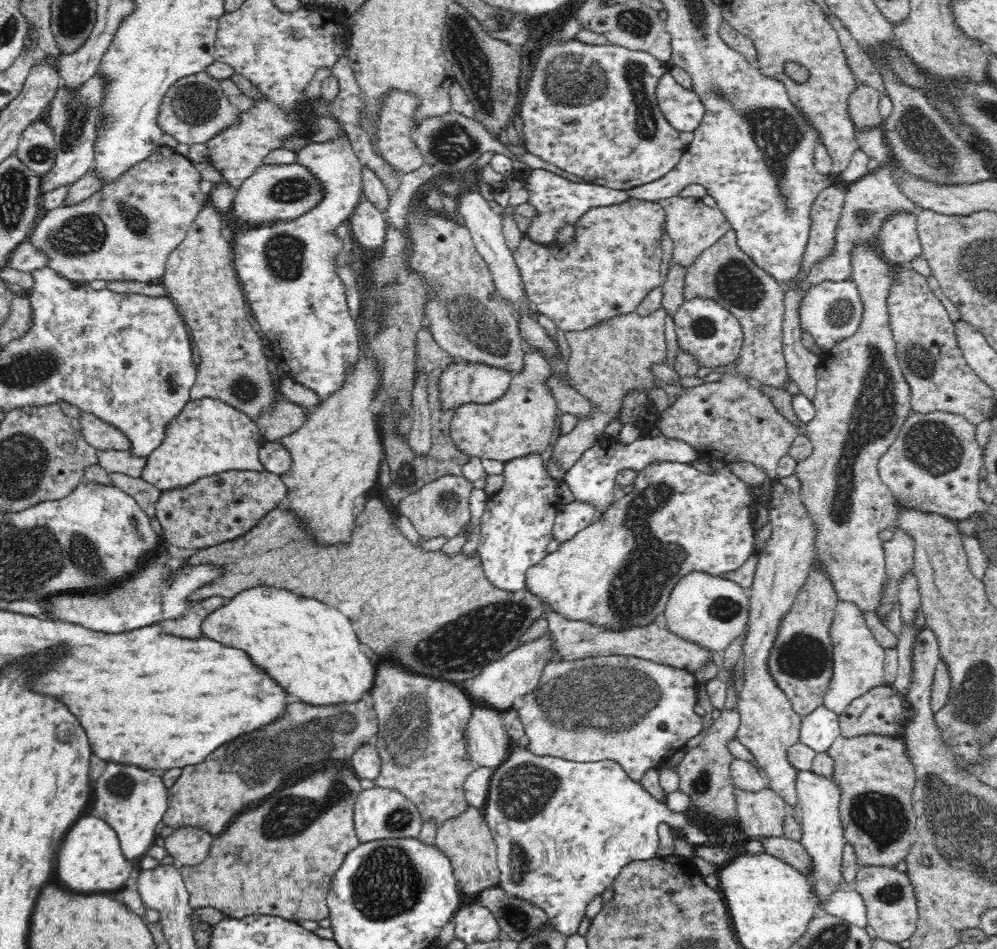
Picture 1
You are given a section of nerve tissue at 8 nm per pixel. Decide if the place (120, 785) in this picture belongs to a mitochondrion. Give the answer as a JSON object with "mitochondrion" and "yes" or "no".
{"mitochondrion":"yes"}

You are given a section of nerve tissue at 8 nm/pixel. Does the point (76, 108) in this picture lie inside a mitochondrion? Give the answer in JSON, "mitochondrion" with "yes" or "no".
{"mitochondrion":"yes"}

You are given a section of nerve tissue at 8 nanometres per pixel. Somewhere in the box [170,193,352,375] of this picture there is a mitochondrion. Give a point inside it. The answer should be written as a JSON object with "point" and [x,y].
{"point":[283,254]}

